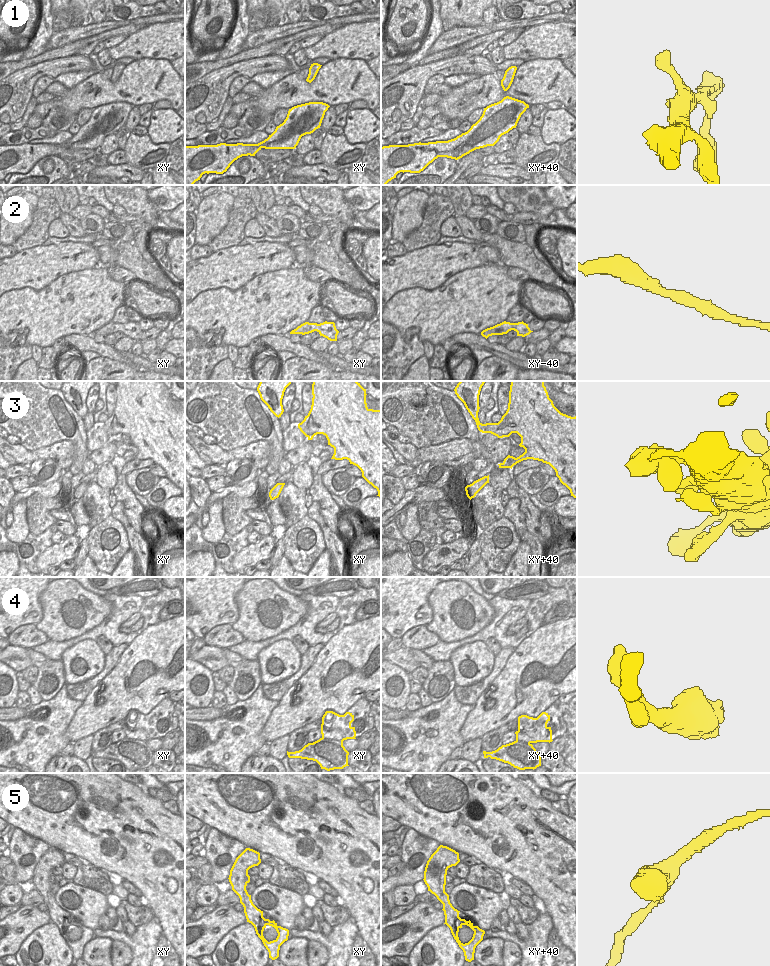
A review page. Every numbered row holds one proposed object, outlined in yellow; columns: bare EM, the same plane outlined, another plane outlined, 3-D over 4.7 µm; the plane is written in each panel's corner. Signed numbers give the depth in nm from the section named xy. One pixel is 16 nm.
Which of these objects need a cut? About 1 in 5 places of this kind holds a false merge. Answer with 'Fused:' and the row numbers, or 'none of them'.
Fused: none of them

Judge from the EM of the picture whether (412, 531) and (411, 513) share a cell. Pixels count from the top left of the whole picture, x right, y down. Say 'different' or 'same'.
same

